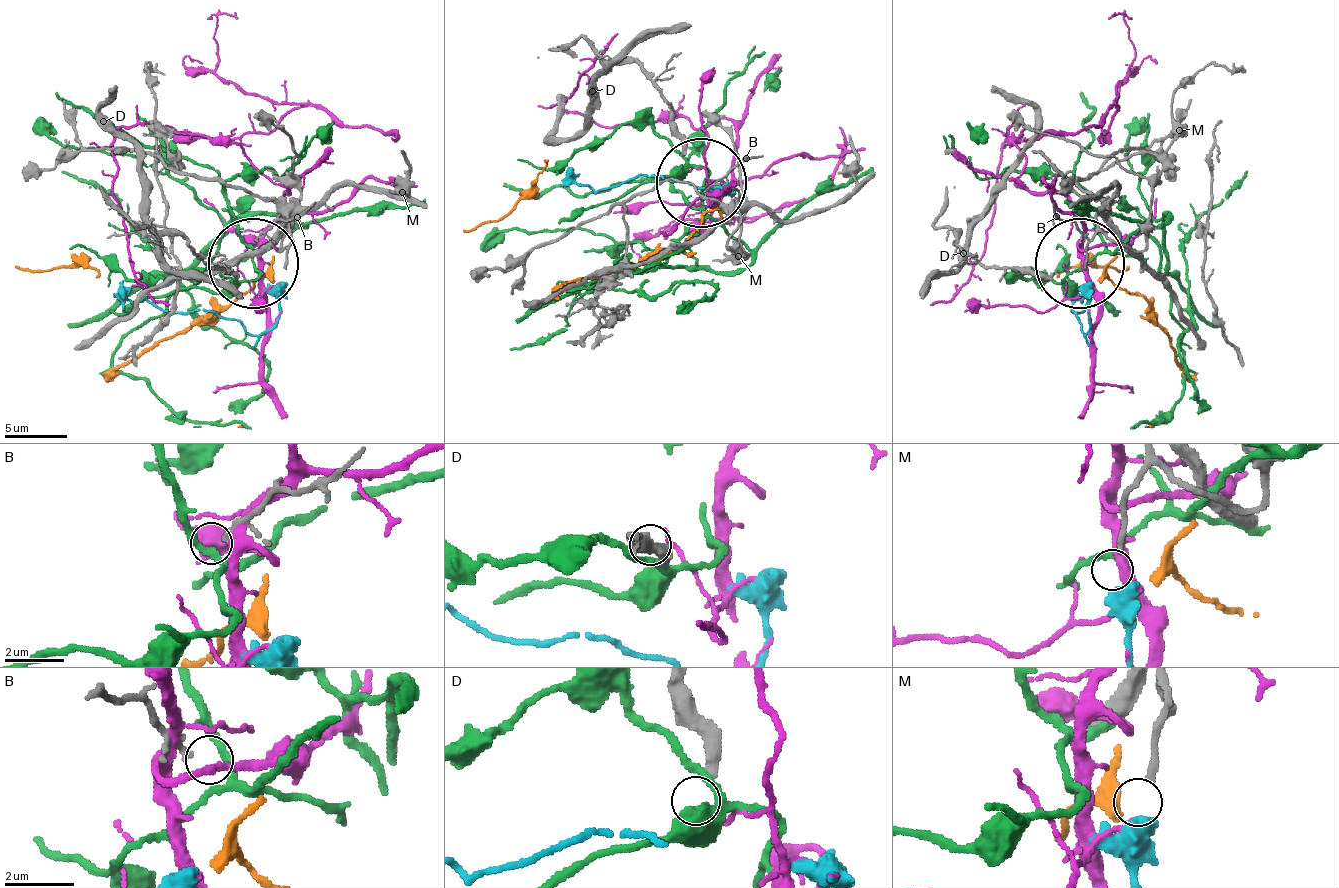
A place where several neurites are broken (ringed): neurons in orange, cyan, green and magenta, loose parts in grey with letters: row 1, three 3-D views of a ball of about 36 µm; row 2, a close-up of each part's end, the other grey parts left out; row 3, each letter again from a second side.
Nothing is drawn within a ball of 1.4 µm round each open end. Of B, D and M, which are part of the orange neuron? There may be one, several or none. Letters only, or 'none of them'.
none of them

